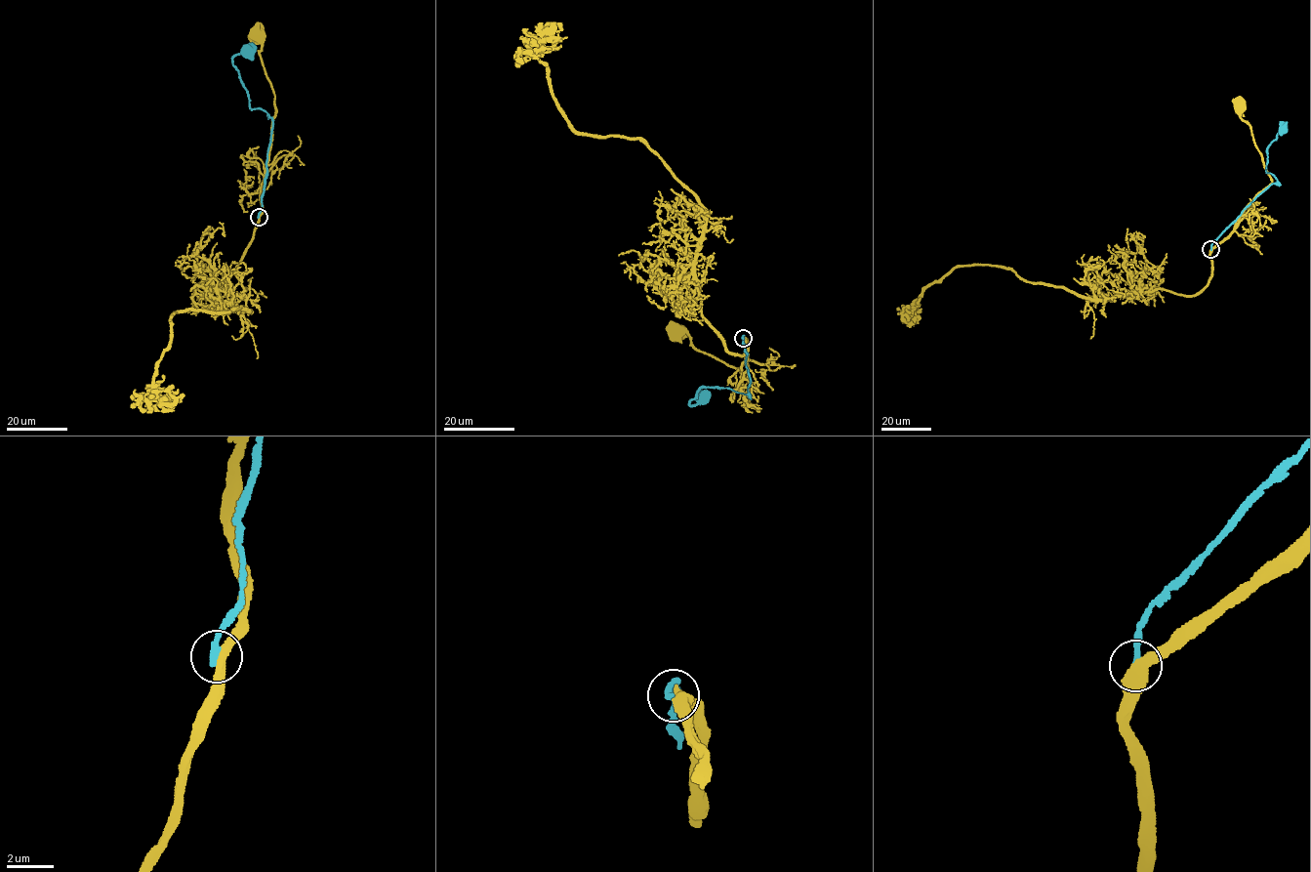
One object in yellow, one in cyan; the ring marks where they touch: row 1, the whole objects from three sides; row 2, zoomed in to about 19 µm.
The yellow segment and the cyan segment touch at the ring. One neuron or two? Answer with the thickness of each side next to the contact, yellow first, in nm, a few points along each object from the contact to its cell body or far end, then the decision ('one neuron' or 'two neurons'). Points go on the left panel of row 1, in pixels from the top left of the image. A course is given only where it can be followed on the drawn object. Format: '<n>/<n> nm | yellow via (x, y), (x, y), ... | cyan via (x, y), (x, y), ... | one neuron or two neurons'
400/300 nm | yellow via (259, 216), (275, 109), (274, 92), (260, 53), (260, 35) | cyan via (258, 216), (272, 122), (266, 111), (251, 108), (248, 94), (233, 64), (233, 57), (248, 53) | two neurons

